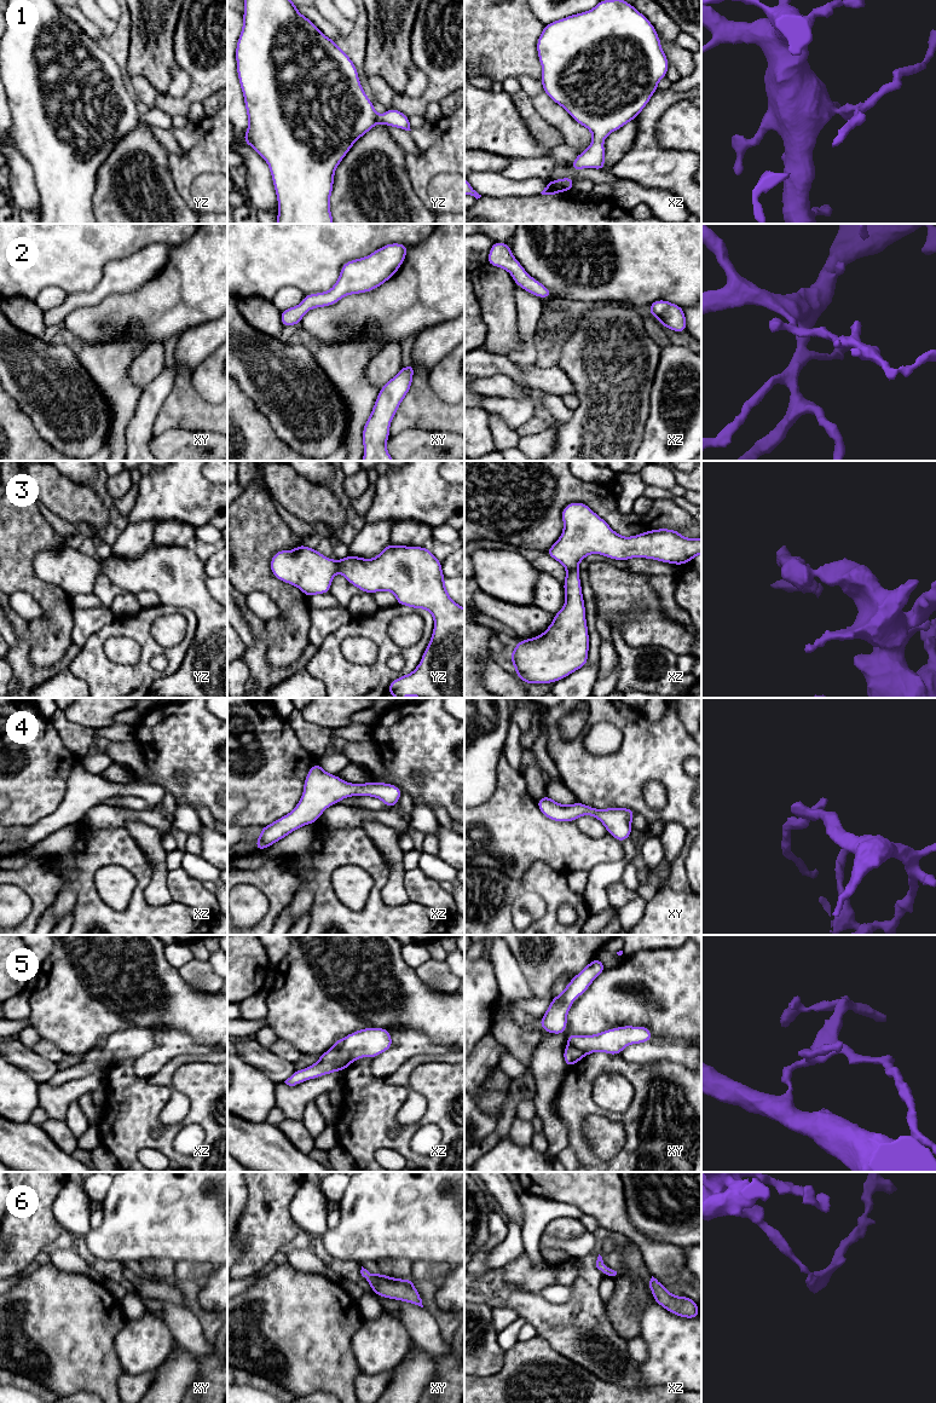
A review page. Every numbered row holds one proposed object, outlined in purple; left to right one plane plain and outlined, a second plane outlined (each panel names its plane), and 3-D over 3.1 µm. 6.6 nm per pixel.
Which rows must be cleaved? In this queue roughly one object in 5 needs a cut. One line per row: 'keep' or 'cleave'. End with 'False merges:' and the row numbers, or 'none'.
1: keep
2: keep
3: keep
4: keep
5: cleave
6: keep
False merges: 5

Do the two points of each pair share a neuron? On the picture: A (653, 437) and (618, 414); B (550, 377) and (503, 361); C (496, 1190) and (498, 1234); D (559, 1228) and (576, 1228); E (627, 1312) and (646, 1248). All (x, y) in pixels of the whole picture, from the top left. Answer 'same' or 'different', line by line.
A: different
B: same
C: different
D: same
E: different

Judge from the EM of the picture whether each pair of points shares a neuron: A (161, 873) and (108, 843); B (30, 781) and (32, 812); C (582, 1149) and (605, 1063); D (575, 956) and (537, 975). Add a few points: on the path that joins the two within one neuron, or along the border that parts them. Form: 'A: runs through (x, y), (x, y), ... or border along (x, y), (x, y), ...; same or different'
A: border along (137, 844), (151, 864), (151, 881), (145, 896); different
B: runs through (32, 789), (32, 804); same
C: runs through (575, 1126), (575, 1092), (582, 1081); same
D: runs through (565, 956), (556, 956), (547, 965); same

